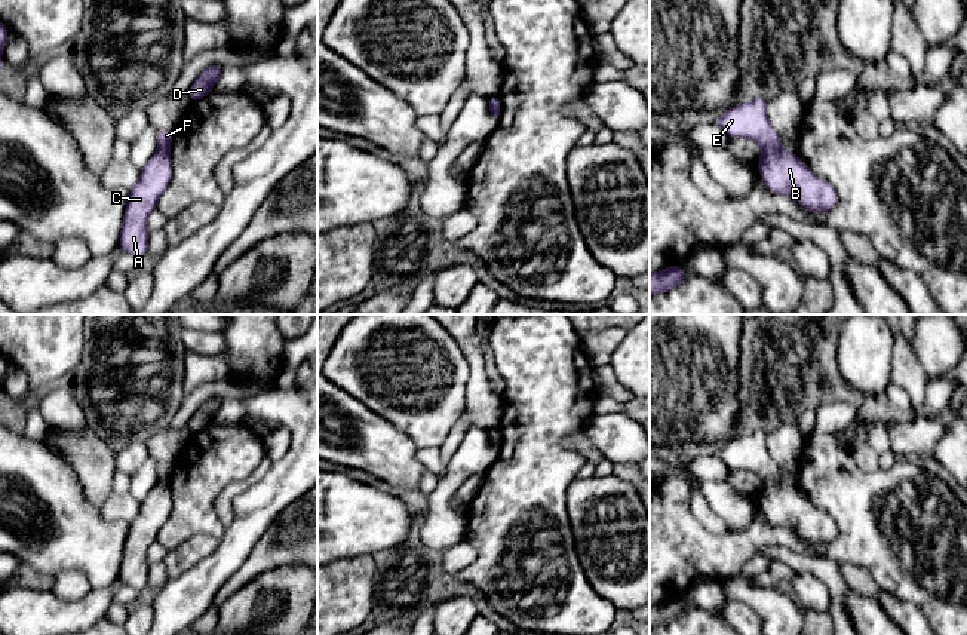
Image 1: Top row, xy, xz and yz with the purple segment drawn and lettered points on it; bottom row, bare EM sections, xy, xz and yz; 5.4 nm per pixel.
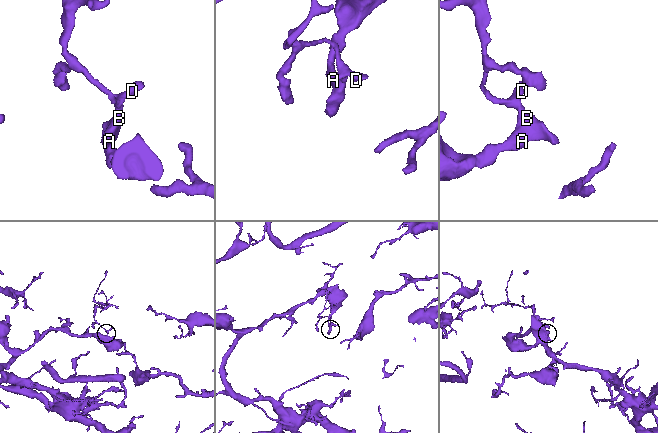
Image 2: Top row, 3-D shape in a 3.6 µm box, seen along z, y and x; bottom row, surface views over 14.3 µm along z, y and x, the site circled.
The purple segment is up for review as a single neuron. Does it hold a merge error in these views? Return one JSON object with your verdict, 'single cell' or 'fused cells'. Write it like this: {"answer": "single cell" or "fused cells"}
{"answer": "fused cells"}

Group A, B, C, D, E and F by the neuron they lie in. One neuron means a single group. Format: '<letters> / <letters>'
A B C / D E F

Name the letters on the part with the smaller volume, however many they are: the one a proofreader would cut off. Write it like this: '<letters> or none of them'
D, E, F

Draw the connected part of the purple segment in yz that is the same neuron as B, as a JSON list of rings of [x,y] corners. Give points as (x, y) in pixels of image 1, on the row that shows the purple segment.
[[[782,148],[764,151],[758,160],[758,168],[770,191],[789,194],[805,209],[828,212],[836,203],[834,187],[817,178],[798,154]]]

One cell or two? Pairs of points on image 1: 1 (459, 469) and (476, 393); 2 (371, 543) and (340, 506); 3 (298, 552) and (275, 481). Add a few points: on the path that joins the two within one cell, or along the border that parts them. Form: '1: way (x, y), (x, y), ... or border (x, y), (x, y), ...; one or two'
1: border (469, 426), (484, 426), (487, 429); two
2: way (367, 534), (347, 515); one
3: border (301, 496), (261, 534); two

